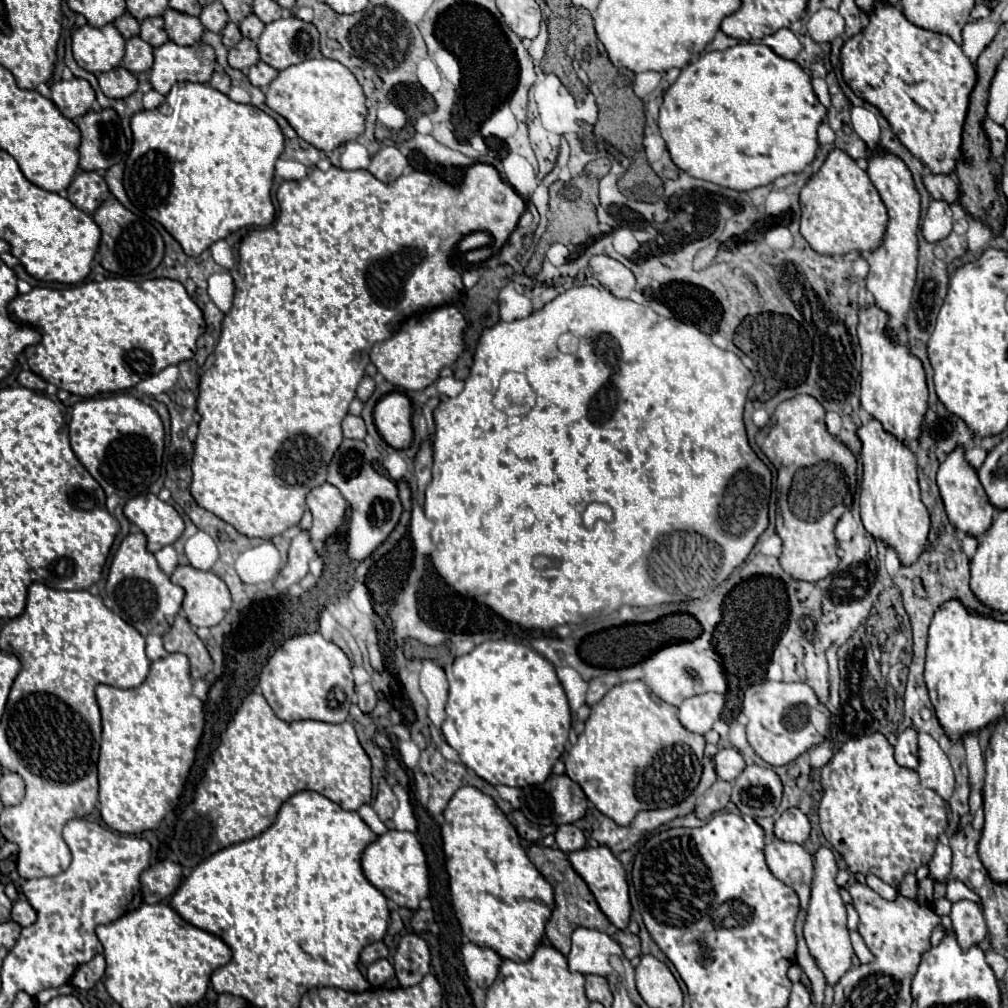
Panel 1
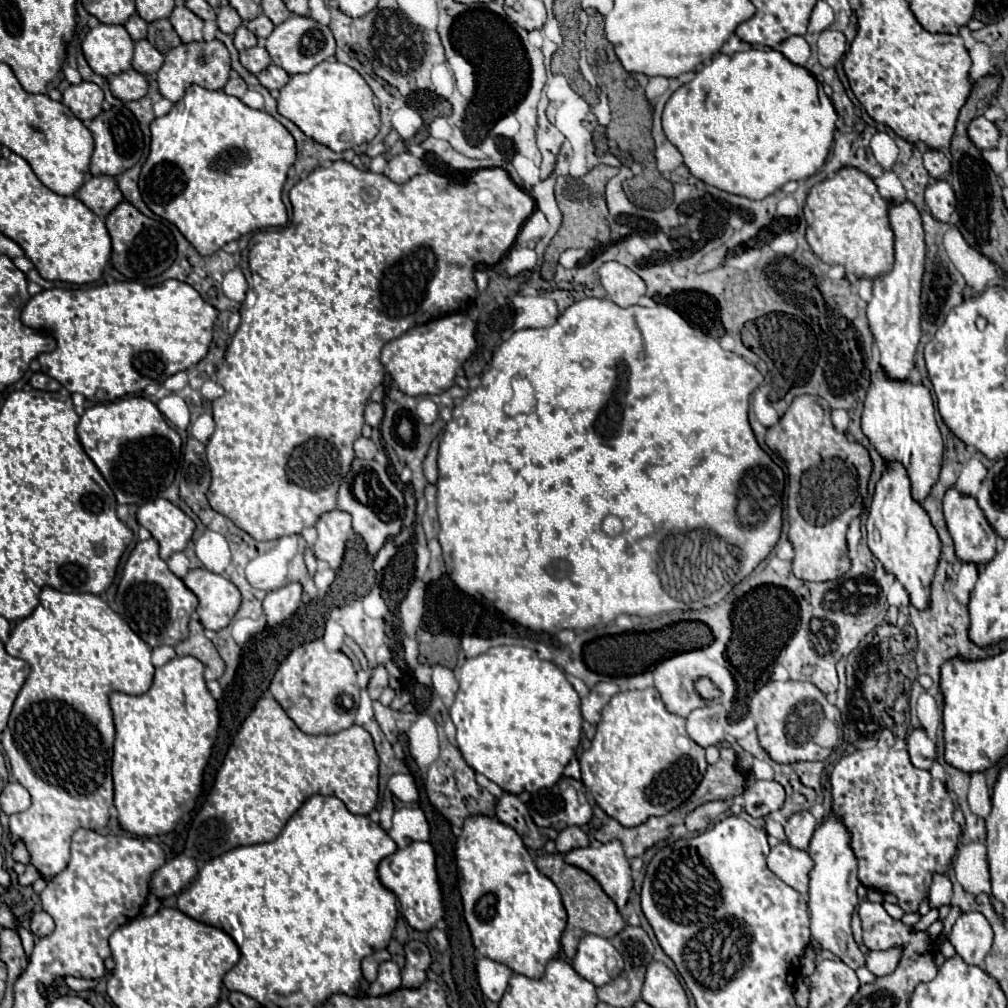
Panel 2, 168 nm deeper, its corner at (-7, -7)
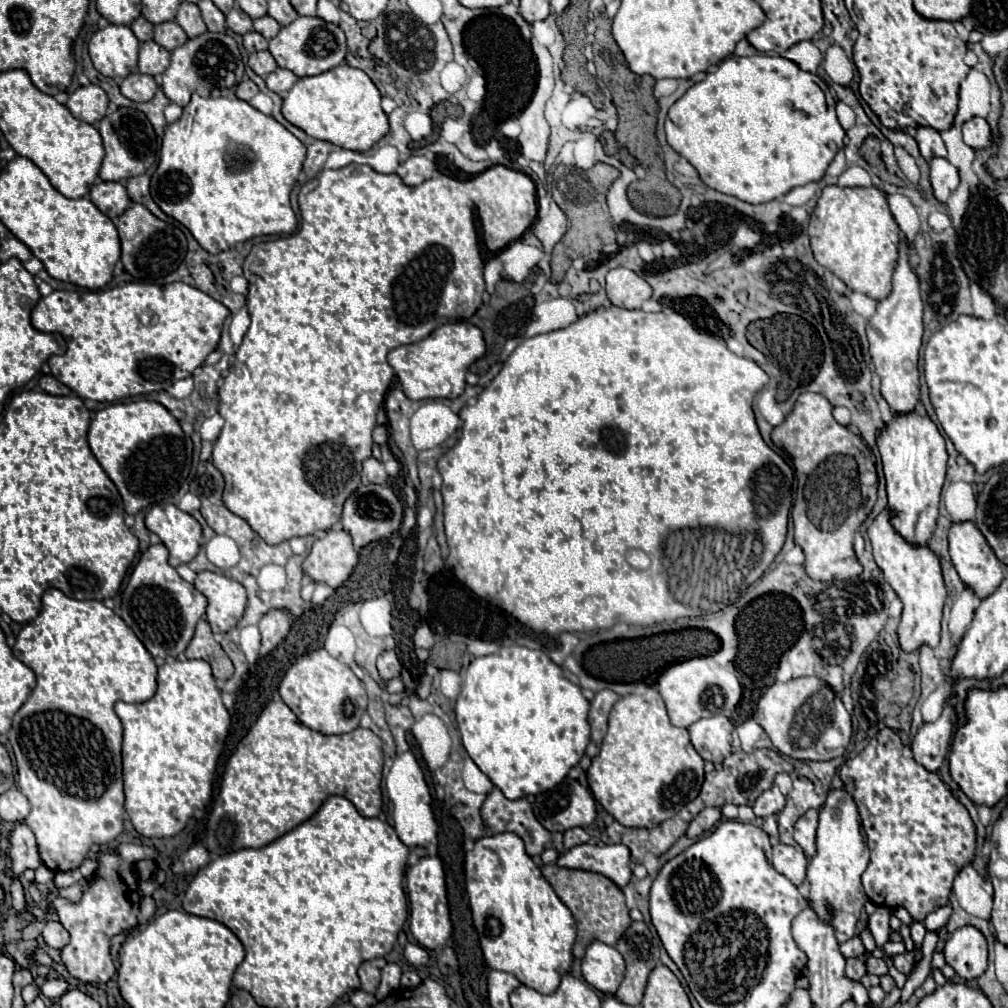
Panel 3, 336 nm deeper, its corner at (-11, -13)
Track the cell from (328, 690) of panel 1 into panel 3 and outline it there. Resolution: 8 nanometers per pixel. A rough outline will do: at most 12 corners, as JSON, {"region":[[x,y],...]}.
{"region":[[318,648],[278,692],[326,736],[358,728],[368,704],[350,666]]}

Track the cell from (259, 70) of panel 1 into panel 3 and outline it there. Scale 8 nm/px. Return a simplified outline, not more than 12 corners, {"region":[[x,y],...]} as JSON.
{"region":[[284,68],[266,76],[268,90],[288,92],[296,76]]}

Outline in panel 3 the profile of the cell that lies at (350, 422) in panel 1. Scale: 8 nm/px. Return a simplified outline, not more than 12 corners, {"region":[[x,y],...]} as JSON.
{"region":[[374,456],[362,462],[362,482],[386,482],[384,464]]}

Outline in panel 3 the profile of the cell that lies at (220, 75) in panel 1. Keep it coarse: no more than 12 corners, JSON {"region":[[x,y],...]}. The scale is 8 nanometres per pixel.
{"region":[[248,78],[238,84],[236,96],[250,102],[258,86]]}

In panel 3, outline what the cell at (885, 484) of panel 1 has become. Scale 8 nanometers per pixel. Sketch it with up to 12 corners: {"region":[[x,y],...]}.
{"region":[[890,508],[868,528],[904,604],[902,650],[938,646],[946,598],[938,554],[910,544]]}

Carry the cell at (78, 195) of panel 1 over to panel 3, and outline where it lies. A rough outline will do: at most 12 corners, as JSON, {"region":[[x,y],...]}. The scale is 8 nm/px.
{"region":[[98,182],[90,200],[110,220],[130,206],[120,182]]}

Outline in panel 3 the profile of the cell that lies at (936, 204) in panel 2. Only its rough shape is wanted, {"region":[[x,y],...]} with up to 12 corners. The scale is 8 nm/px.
{"region":[[944,158],[930,162],[934,198],[944,204],[958,188],[958,168]]}

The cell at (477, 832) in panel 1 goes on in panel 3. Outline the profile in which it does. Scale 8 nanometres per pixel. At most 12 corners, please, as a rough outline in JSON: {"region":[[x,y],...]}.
{"region":[[512,832],[464,860],[490,968],[554,992],[576,922]]}

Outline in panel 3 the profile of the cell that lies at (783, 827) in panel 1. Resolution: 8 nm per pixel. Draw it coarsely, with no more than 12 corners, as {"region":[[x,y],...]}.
{"region":[[808,810],[794,824],[794,840],[810,858],[816,854],[814,836],[818,812]]}

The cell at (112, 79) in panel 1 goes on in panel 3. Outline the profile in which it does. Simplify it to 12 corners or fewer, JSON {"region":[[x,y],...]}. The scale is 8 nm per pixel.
{"region":[[134,72],[120,92],[134,102],[148,102],[156,94],[152,76]]}

